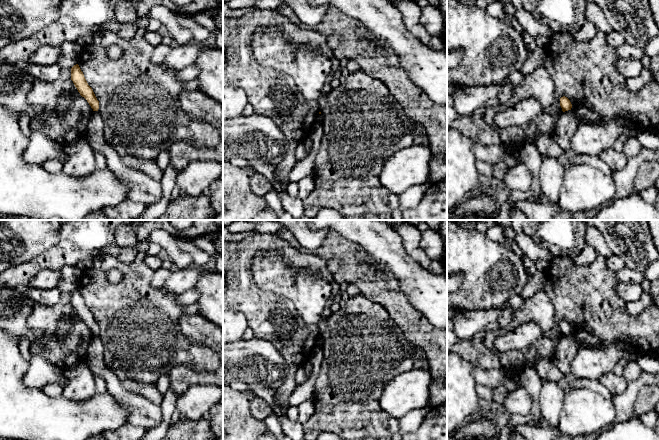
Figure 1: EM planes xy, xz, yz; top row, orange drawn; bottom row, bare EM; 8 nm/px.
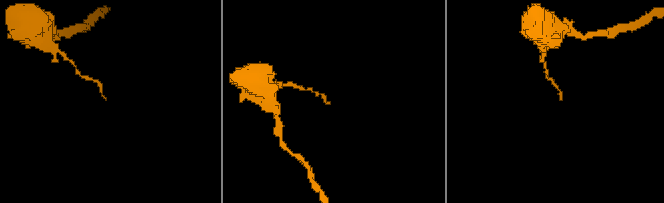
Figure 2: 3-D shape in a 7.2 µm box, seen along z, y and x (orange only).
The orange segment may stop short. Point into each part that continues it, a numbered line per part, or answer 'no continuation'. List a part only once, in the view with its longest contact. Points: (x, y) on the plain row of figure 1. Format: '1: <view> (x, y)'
no continuation

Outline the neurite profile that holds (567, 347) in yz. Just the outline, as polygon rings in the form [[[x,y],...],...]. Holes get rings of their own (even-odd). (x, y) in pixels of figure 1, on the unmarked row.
[[[573,334],[562,336],[559,339],[553,361],[563,375],[570,373],[570,364],[578,350],[578,343]]]

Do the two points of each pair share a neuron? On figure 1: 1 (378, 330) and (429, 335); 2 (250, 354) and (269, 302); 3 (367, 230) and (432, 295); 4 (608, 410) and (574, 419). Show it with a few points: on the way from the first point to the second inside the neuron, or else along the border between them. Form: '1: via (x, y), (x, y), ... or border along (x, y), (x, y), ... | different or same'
1: border along (388, 313), (412, 349) | different
2: border along (254, 337), (268, 340), (277, 350) | different
3: via (383, 246), (416, 279) | same
4: via (600, 413), (582, 414) | same

